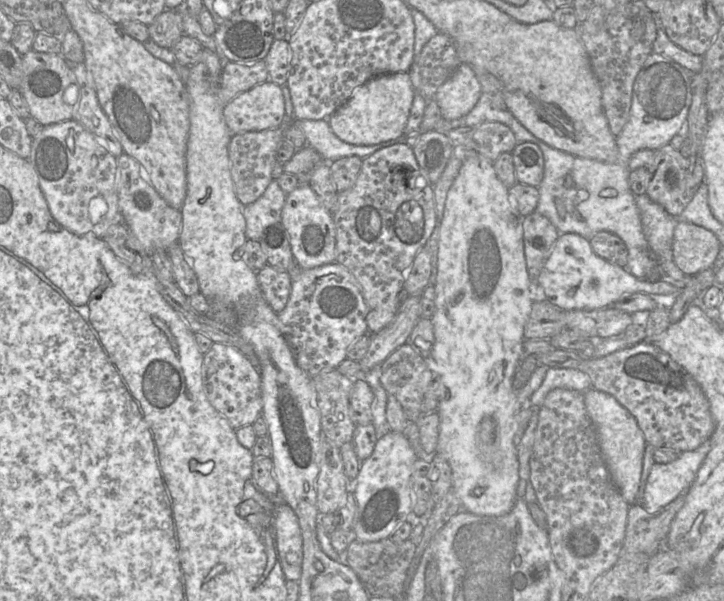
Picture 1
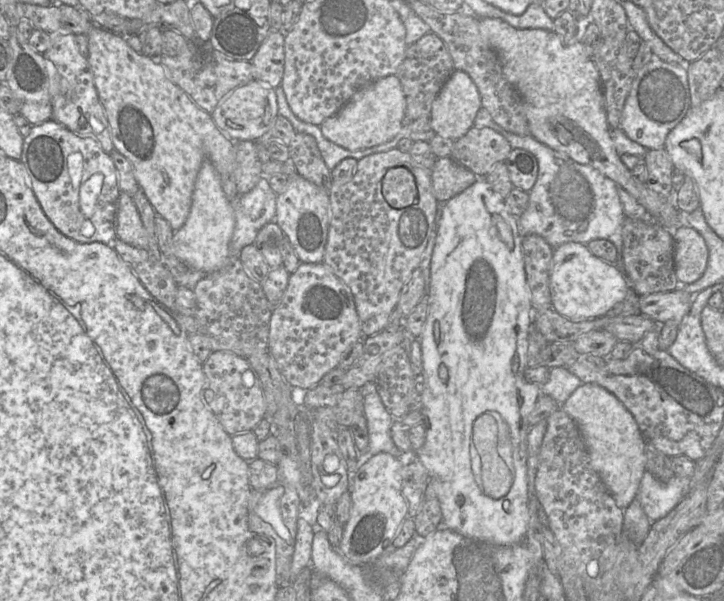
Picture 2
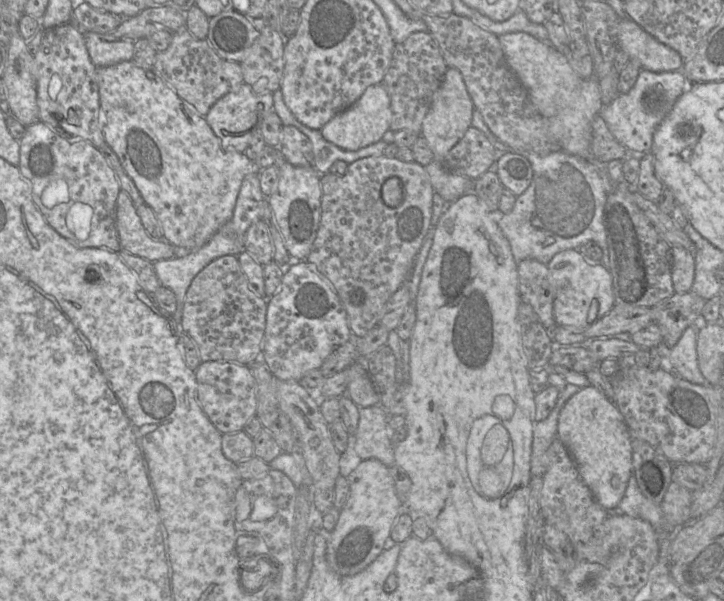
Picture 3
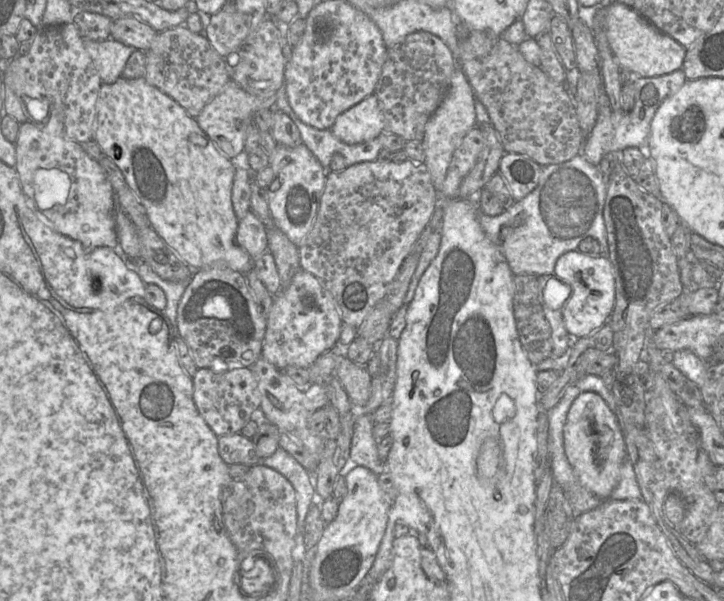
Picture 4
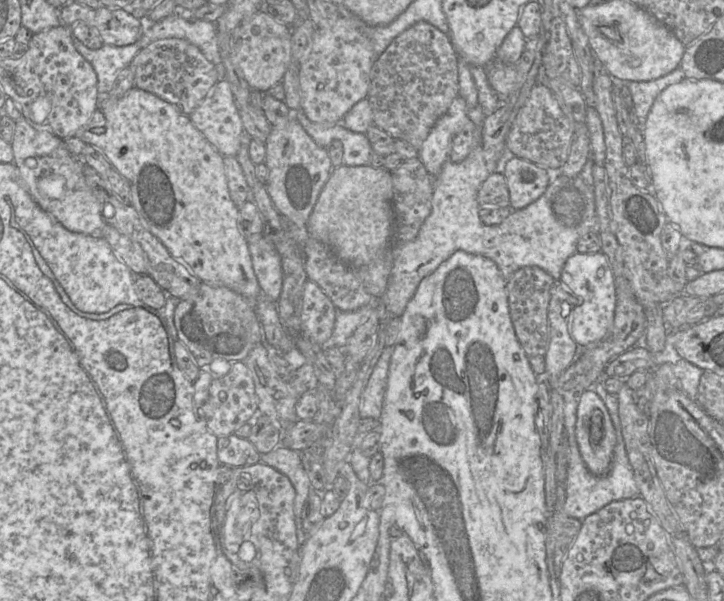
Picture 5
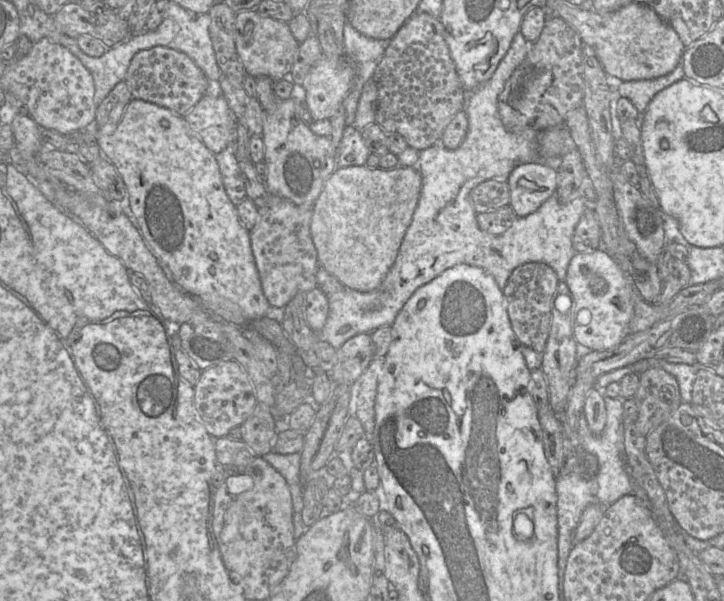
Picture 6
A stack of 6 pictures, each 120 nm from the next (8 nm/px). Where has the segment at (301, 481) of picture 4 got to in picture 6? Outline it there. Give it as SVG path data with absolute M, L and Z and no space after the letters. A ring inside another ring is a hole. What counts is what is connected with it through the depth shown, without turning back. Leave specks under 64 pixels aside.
M271 451L262 457L284 477L288 484L293 503L293 525L296 541L307 529L301 517L303 497L300 486L300 453L279 454Z

